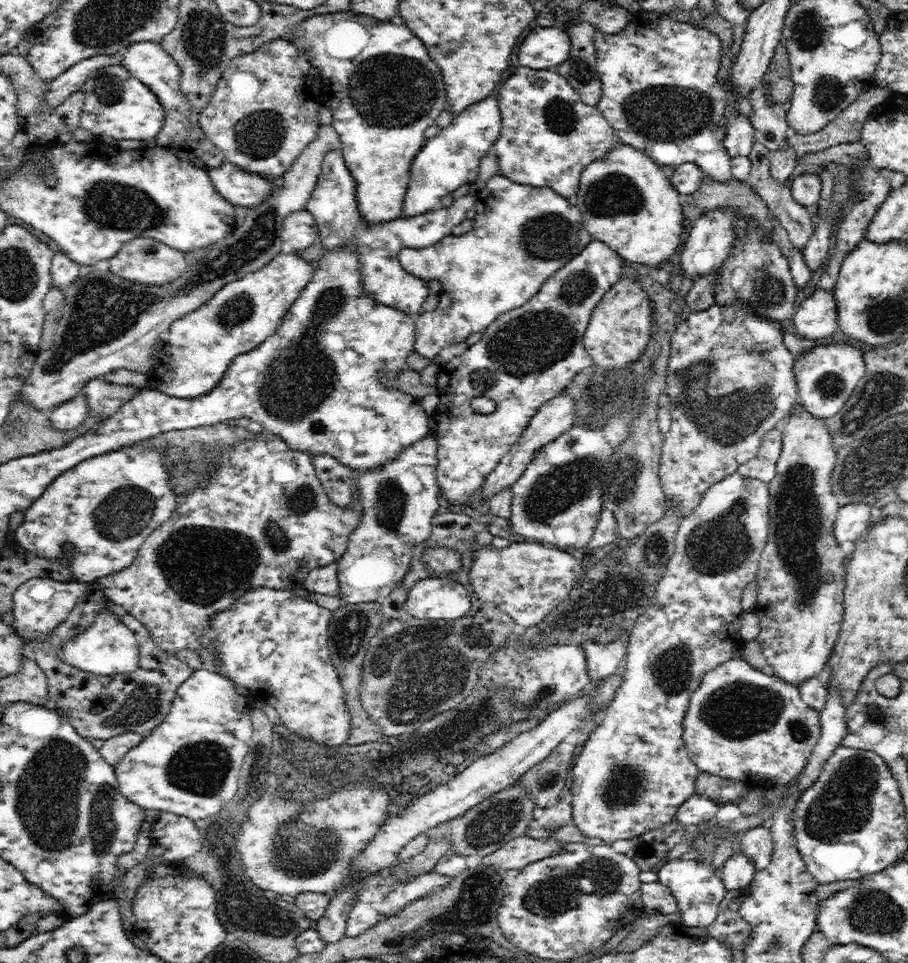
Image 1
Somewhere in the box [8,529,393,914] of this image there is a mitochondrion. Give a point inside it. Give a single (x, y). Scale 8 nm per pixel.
(49, 794)

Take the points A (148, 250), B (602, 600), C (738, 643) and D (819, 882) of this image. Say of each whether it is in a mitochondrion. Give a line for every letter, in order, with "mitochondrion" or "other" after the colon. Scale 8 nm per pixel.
A: mitochondrion
B: mitochondrion
C: other
D: other

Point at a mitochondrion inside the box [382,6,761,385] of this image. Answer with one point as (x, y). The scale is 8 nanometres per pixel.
(663, 112)

